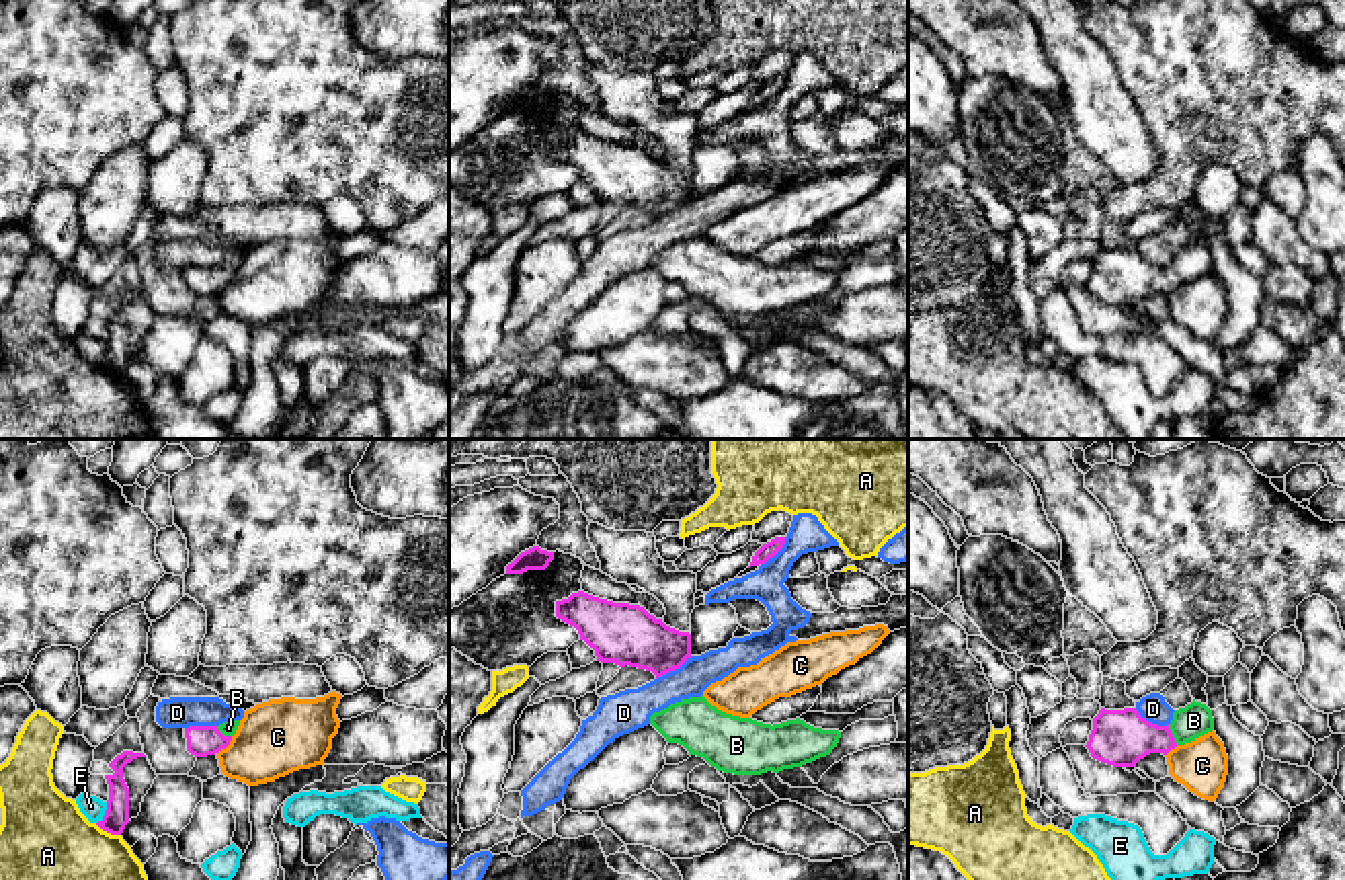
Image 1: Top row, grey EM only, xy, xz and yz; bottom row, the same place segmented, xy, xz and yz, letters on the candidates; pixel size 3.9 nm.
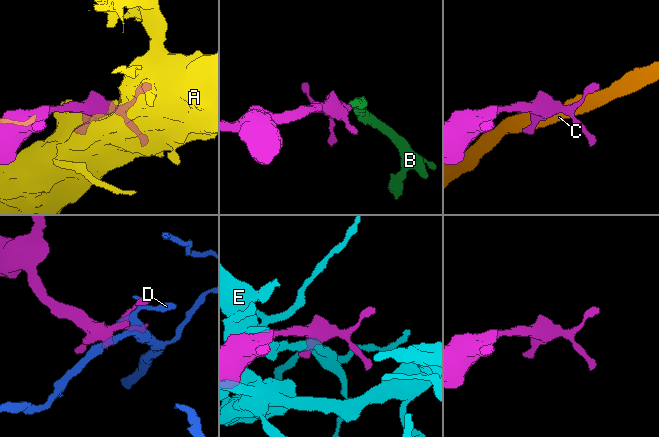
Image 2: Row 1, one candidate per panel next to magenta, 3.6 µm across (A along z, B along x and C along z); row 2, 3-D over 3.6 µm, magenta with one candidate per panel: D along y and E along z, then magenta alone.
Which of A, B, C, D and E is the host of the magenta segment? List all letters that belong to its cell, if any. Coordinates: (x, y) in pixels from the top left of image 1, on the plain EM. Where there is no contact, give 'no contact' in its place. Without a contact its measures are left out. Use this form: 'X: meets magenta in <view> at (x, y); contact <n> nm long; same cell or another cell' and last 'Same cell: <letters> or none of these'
A: meets magenta in xy at (107, 372); contact 120 nm long; another cell
B: meets magenta in yz at (1171, 275); contact 90 nm long; same cell
C: meets magenta in xy at (226, 286); contact 90 nm long; another cell
D: meets magenta in xz at (673, 210); contact 170 nm long; another cell
E: meets magenta in xy at (105, 353); contact 100 nm long; another cell
Same cell: B

